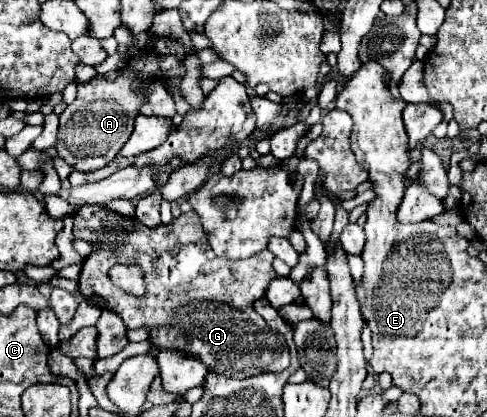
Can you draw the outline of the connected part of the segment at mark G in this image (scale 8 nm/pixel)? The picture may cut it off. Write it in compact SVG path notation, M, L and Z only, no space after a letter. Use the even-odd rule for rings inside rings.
M101 204L79 206L73 222L73 238L81 238L93 246L93 252L83 262L79 276L79 292L83 294L83 298L89 304L119 314L129 328L149 326L151 340L157 348L179 348L183 352L189 352L191 356L199 358L207 368L231 378L249 378L261 372L283 372L289 366L291 356L283 354L281 350L275 352L275 348L285 346L283 336L271 330L259 314L253 314L253 302L265 296L271 280L277 278L271 266L273 254L269 250L263 250L247 260L223 260L211 252L195 210L181 214L167 226L161 224L157 228L147 228L139 226L133 218L109 212ZM115 264L139 264L143 268L147 282L147 296L143 300L127 296L123 290L111 284L107 272Z

